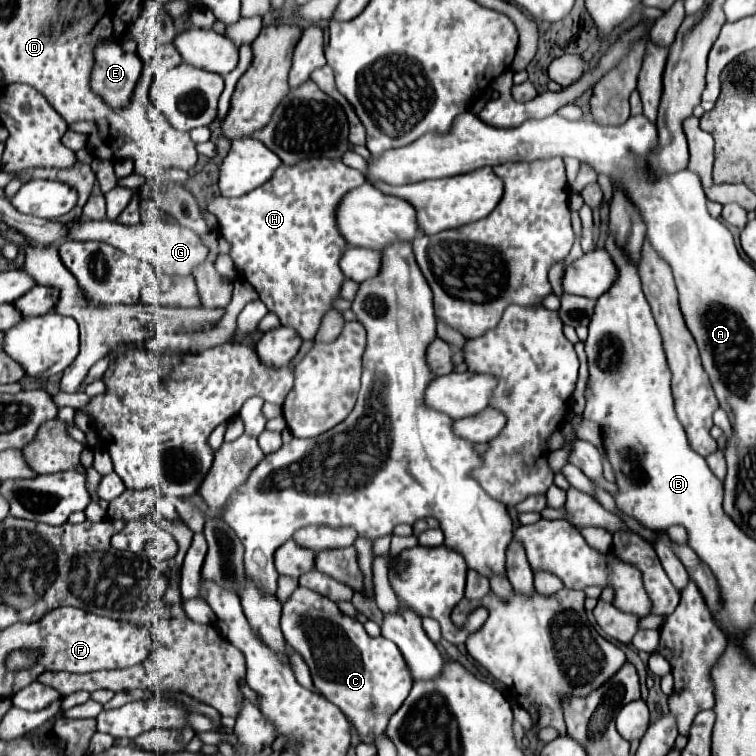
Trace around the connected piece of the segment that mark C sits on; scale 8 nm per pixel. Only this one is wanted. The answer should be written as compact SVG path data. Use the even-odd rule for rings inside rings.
M298 587L292 593L292 597L282 605L280 627L286 637L286 643L292 645L304 657L306 665L310 667L314 687L352 721L360 741L368 745L376 745L374 737L386 737L386 725L390 717L396 713L398 707L402 707L402 701L408 697L412 689L410 669L406 669L406 661L400 649L392 641L384 639L382 635L370 637L364 631L360 621L344 615L334 601L306 587Z

